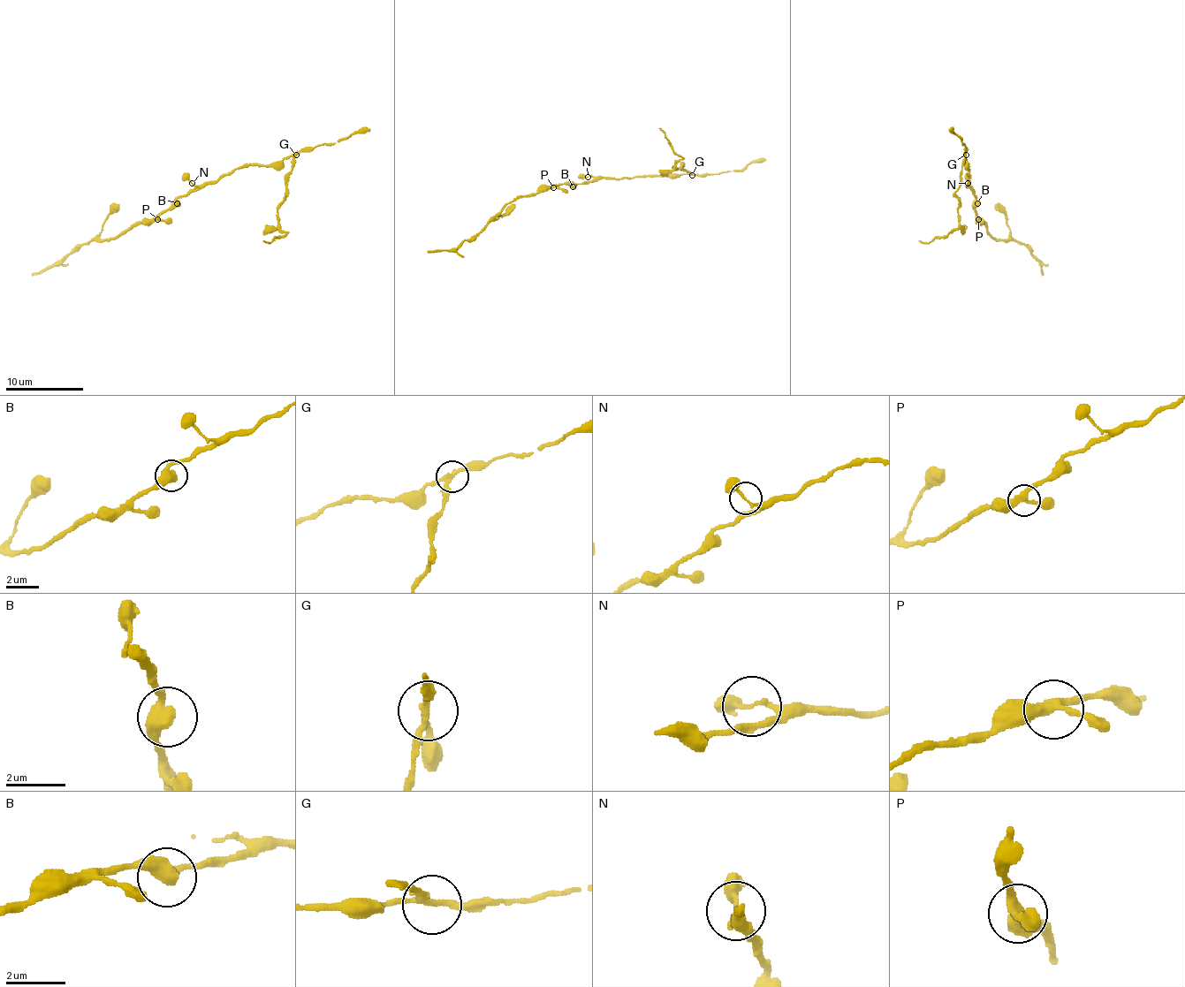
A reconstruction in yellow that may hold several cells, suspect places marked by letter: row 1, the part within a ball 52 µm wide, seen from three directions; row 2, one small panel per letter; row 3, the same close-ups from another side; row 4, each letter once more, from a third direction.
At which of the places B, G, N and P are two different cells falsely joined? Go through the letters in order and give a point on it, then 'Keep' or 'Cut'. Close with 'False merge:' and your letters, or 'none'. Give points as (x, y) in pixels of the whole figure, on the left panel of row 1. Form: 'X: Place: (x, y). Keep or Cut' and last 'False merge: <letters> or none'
B: Place: (177, 203). Keep
G: Place: (296, 155). Cut
N: Place: (192, 183). Keep
P: Place: (157, 219). Keep
False merge: G

